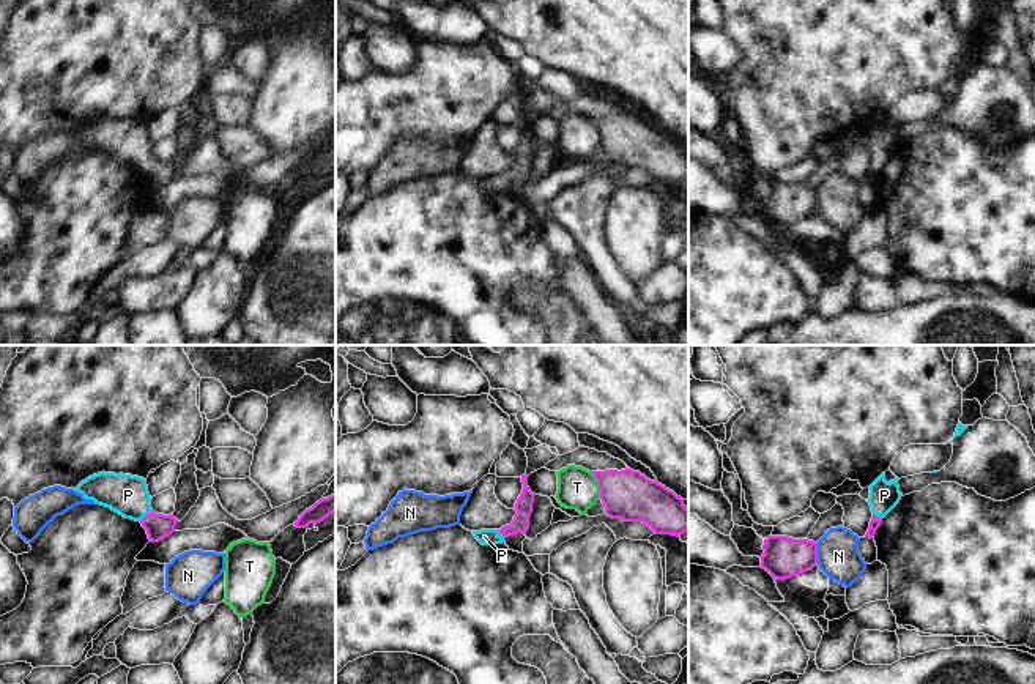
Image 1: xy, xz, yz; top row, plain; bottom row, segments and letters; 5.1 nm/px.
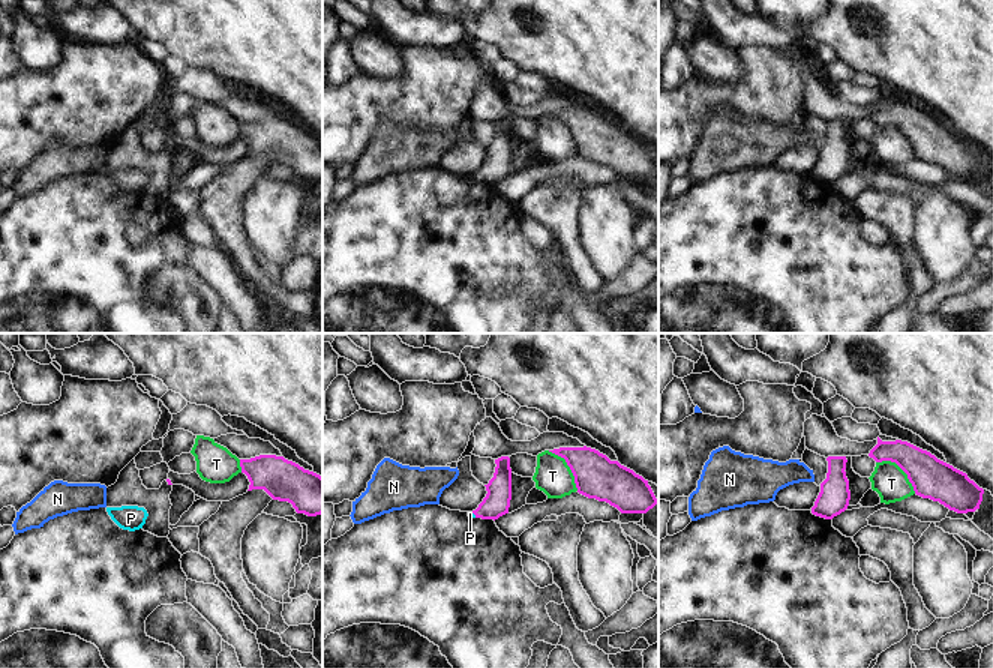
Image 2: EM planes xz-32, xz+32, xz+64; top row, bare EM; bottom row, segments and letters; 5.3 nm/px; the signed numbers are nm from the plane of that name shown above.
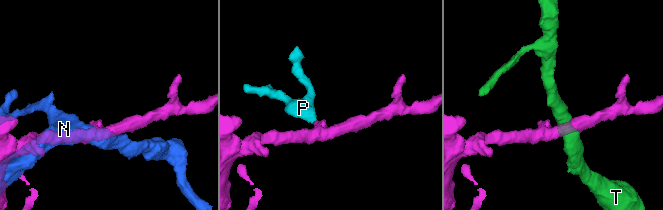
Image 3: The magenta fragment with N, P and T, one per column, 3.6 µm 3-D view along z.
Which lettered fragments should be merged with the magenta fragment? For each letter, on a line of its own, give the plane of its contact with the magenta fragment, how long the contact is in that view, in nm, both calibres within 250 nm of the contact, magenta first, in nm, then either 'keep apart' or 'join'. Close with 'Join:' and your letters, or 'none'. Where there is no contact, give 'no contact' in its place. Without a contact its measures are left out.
N: yz | 110 nm | 220/220 nm | keep apart
P: xy | 90 nm | 130/200 nm | join
T: xz | 140 nm | 260/200 nm | keep apart
Join: P

